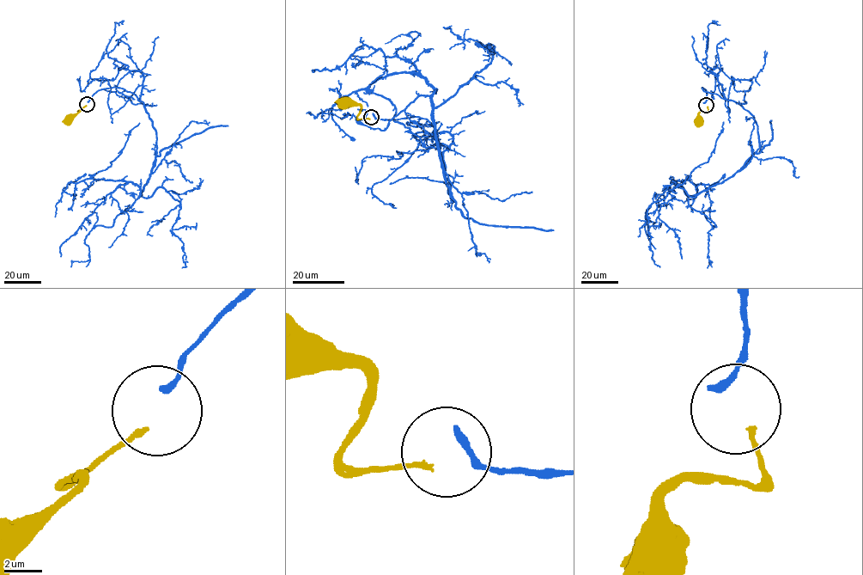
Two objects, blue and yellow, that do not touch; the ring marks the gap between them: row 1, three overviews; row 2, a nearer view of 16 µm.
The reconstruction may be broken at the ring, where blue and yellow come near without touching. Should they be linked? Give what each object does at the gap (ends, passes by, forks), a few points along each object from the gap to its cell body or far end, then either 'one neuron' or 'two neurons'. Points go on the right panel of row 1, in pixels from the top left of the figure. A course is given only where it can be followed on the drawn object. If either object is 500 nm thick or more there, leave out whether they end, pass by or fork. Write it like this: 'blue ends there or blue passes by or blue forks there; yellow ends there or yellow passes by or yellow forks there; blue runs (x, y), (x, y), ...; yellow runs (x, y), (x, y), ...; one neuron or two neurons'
blue ends there; yellow ends there; blue runs (705, 103), (701, 88), (747, 110), (759, 148), (732, 176), (689, 196), (673, 181), (707, 162), (723, 121); yellow runs (708, 107), (708, 112), (699, 113), (698, 121); two neurons

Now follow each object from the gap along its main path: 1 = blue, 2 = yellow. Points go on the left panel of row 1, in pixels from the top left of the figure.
1: (88, 101), (118, 87), (143, 103), (156, 150), (139, 196), (130, 182), (91, 178), (110, 166), (139, 123)
2: (86, 105), (68, 119)

